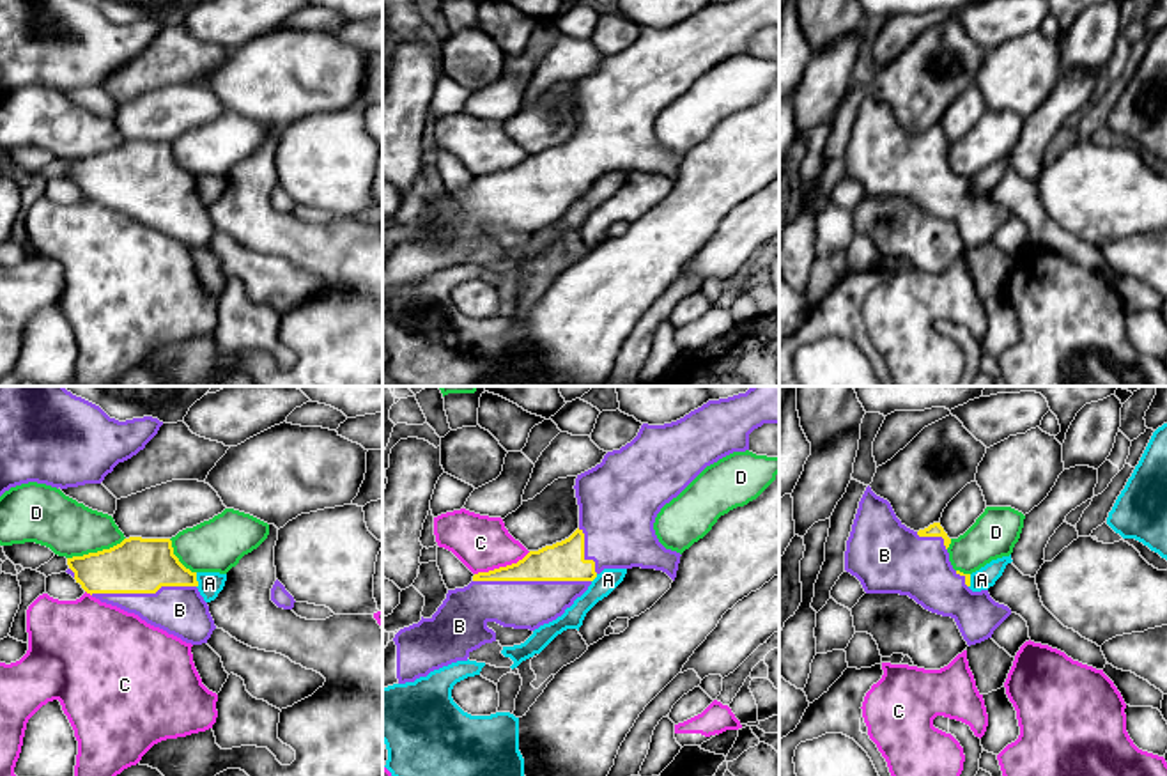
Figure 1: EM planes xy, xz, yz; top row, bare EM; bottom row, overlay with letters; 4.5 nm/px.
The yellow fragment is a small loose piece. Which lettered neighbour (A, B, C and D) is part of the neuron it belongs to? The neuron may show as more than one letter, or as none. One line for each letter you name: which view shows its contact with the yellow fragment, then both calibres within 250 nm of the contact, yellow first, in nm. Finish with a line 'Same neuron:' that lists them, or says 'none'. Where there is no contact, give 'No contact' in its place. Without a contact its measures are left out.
B: Touches yellow in xz. Thickness 180 nm (yellow) against 220 nm
Same neuron: B

